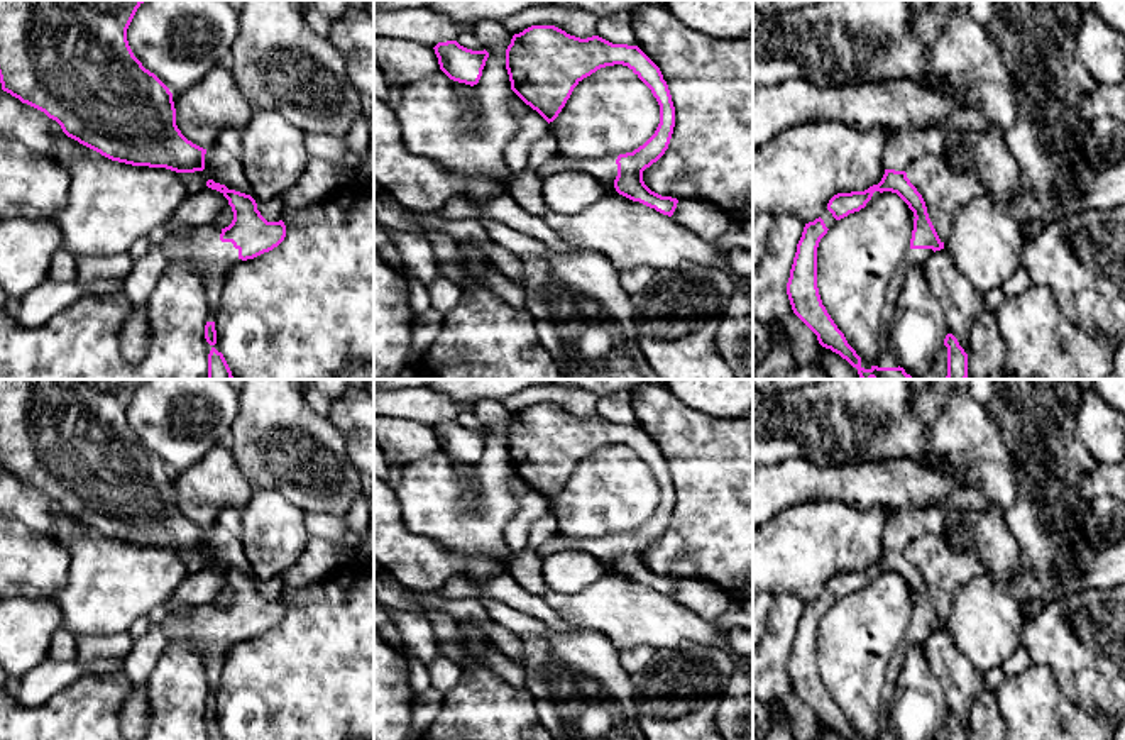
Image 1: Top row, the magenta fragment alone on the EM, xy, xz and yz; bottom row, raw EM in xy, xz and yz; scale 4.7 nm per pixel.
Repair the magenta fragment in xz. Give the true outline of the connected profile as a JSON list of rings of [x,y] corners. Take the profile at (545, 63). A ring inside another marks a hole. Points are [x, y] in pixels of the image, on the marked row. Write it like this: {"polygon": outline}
{"polygon": [[[531,25],[514,34],[506,49],[511,90],[548,124],[584,78],[614,64],[628,66],[656,98],[660,124],[655,134],[633,152],[619,156],[573,159],[553,154],[538,174],[546,179],[563,171],[587,173],[619,195],[672,217],[678,200],[651,191],[643,181],[643,171],[668,149],[675,127],[675,107],[660,68],[638,46],[612,44],[599,36],[580,39],[555,25]]]}

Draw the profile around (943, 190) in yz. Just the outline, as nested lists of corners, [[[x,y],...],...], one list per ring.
[[[932,152],[912,159],[905,173],[922,195],[929,218],[944,244],[952,234],[959,207],[981,195],[993,200],[976,171],[951,171],[942,156]]]

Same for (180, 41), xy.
[[[145,0],[127,29],[134,56],[173,95],[218,66],[237,36],[239,10],[228,0]]]

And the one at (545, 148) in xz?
[[[548,134],[531,146],[528,156],[528,168],[538,171],[538,168],[553,154],[557,154],[557,139]]]

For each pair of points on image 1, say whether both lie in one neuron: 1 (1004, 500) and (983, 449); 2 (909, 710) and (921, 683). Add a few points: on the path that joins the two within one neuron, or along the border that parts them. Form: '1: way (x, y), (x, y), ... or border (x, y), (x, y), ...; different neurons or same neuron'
1: way (1002, 488), (993, 469), (985, 461); same neuron
2: way (916, 703), (919, 690); same neuron

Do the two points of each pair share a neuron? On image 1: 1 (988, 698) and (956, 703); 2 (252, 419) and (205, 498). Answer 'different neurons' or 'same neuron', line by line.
1: different neurons
2: different neurons

